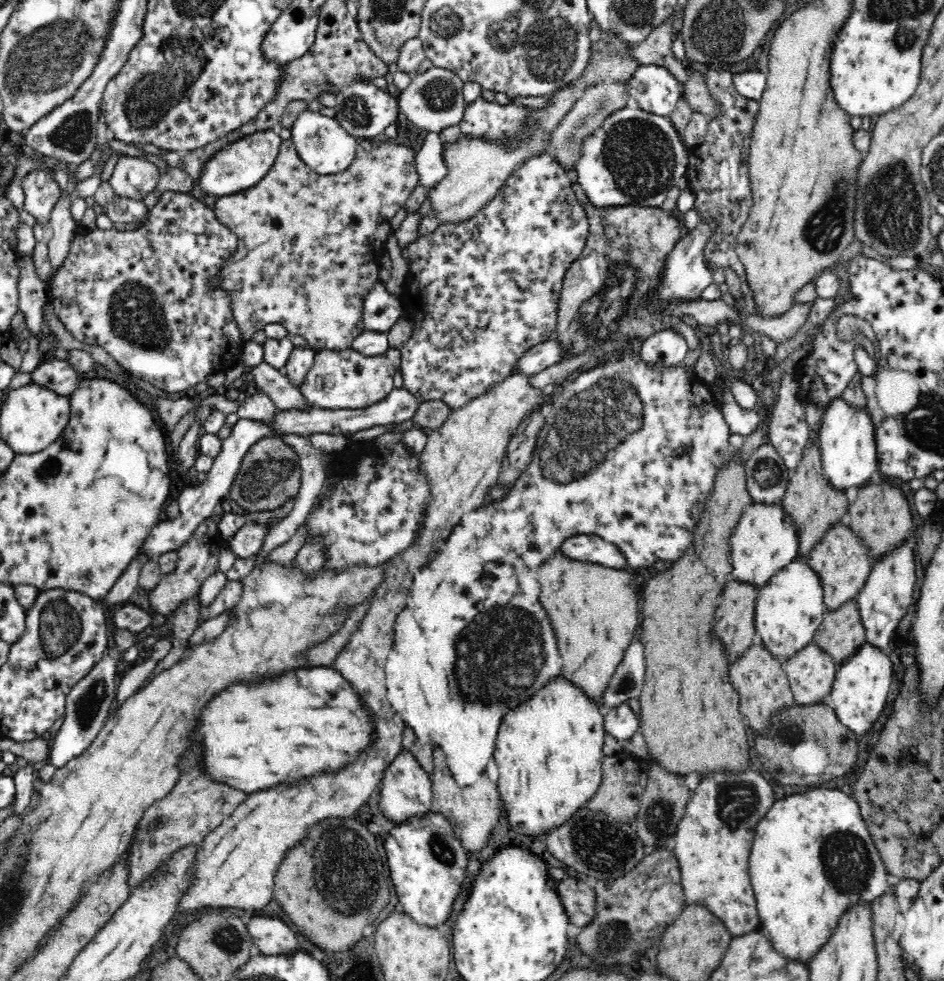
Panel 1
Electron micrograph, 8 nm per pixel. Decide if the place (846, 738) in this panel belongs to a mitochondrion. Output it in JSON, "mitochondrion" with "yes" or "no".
{"mitochondrion":"no"}

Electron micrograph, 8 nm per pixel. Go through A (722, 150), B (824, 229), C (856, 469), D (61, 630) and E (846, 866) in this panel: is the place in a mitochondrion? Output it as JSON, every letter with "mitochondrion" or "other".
{"A":"other","B":"mitochondrion","C":"other","D":"mitochondrion","E":"mitochondrion"}

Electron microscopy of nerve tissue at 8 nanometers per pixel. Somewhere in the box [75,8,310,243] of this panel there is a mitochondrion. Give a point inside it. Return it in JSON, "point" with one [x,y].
{"point":[148,97]}

